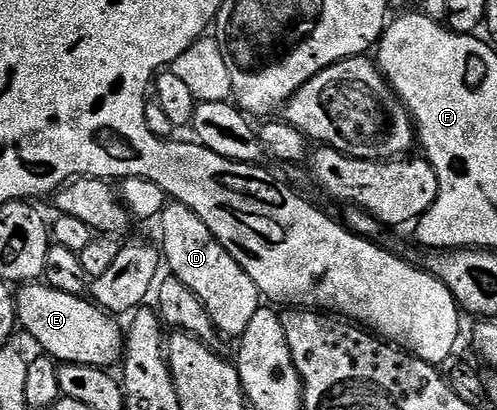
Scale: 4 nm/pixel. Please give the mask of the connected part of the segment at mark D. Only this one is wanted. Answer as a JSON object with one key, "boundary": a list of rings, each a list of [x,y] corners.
{"boundary":[[[170,201],[159,219],[161,225],[160,249],[163,251],[163,262],[172,277],[183,280],[191,292],[207,308],[209,318],[222,335],[233,334],[240,336],[251,324],[251,316],[262,309],[263,295],[257,291],[255,280],[243,272],[241,265],[215,240],[211,228],[203,224],[191,208],[181,202]]]}

